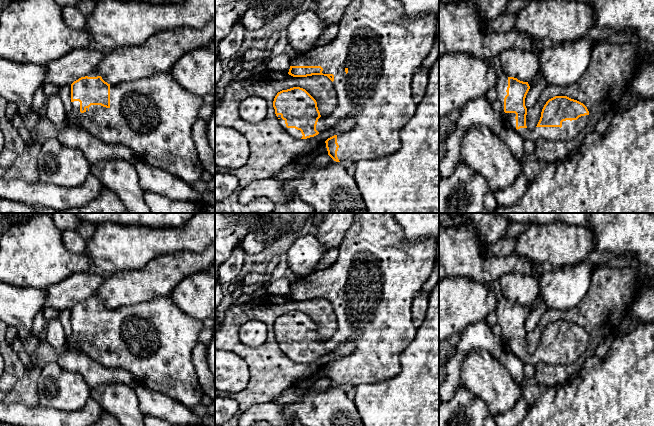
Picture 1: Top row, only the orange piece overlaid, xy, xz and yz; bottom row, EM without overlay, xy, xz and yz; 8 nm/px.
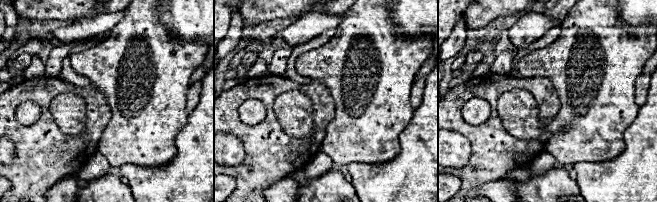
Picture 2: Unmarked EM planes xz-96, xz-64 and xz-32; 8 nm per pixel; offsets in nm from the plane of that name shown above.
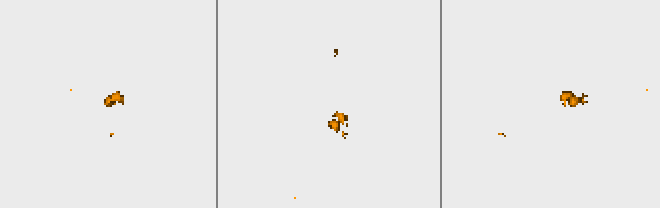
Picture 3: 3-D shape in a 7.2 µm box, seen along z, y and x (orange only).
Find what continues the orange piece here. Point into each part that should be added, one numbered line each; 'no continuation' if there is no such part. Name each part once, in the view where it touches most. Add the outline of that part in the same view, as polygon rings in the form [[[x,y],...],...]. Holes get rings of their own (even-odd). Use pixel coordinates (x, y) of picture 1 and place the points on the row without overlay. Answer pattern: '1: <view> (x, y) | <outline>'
1: xy (153, 340) | [[[164,296],[143,303],[110,309],[109,332],[91,329],[81,337],[80,326],[74,325],[66,344],[68,349],[82,351],[107,368],[122,368],[129,371],[138,383],[193,409],[201,404],[204,395],[192,363],[192,351],[199,342],[199,334],[203,328],[202,320],[188,316],[174,304],[170,296]]]

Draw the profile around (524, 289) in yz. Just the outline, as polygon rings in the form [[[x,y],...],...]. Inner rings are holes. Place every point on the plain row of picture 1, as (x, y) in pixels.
[[[508,273],[499,282],[501,296],[508,301],[528,306],[538,298],[539,277],[521,273]]]

